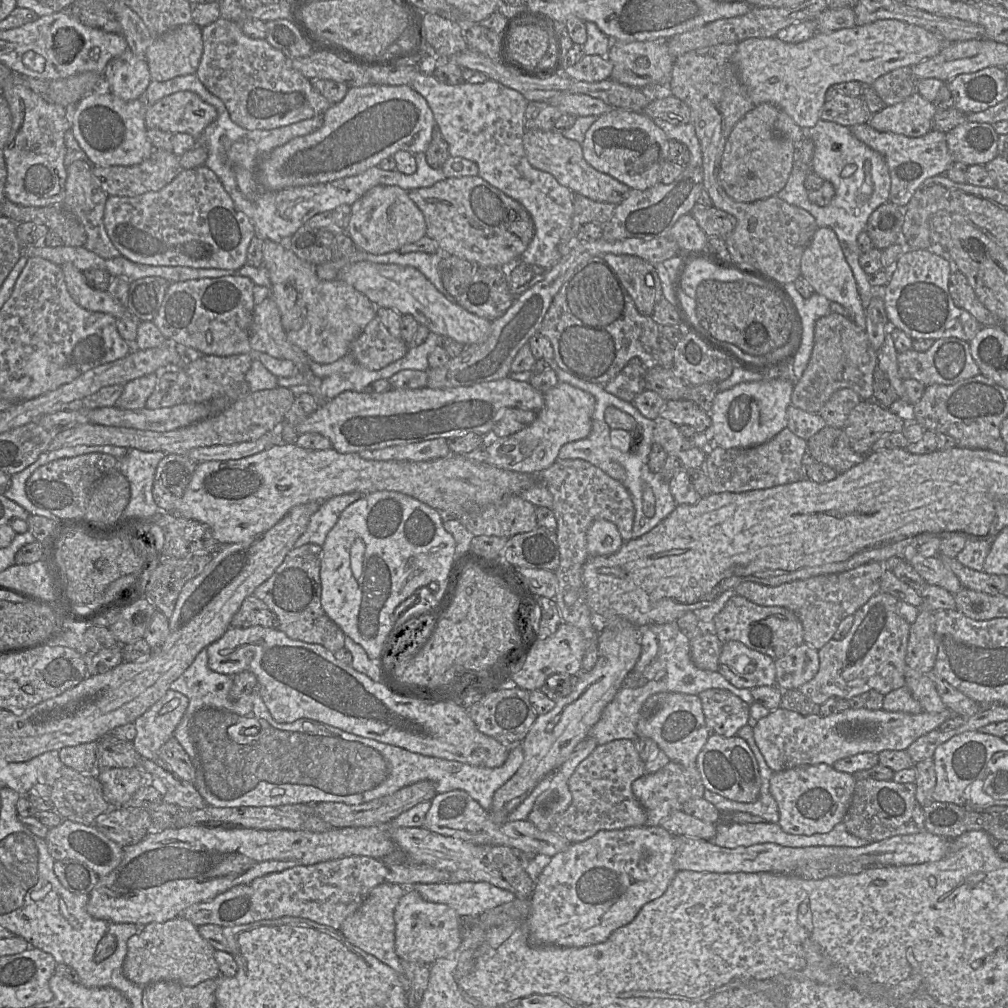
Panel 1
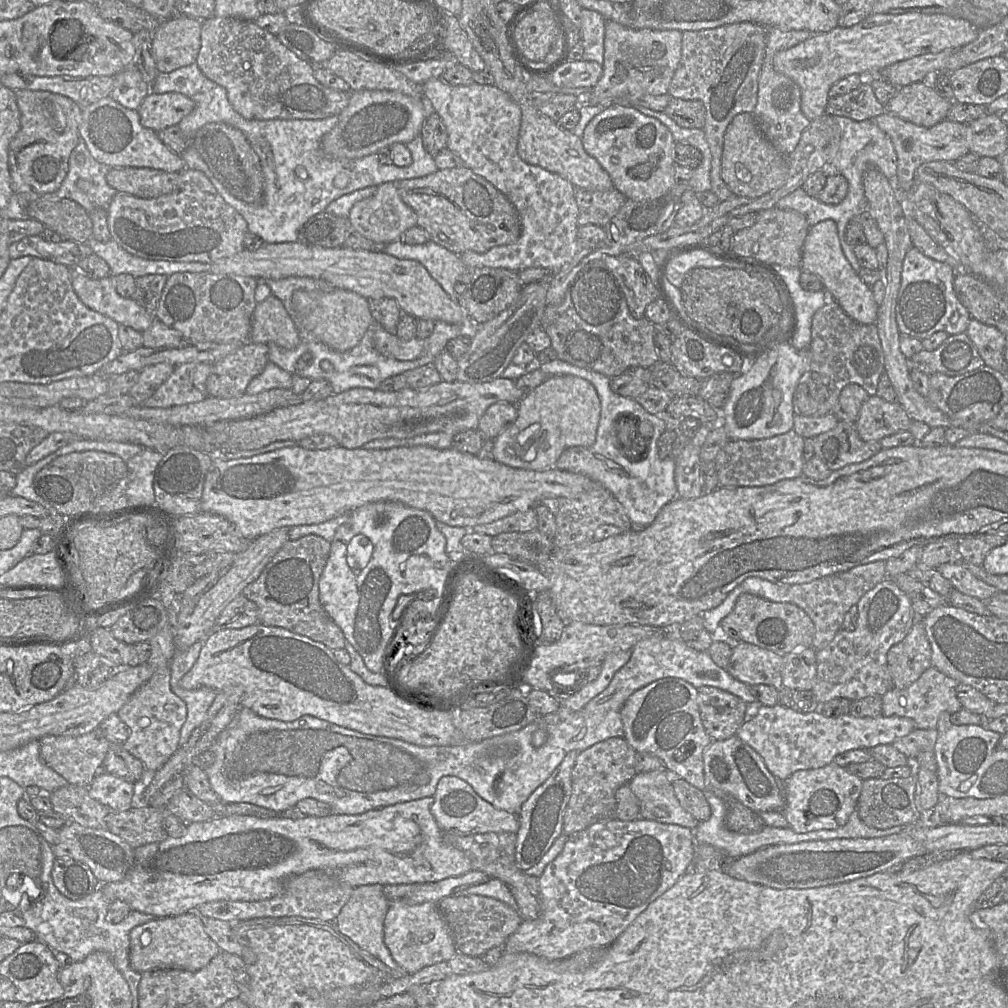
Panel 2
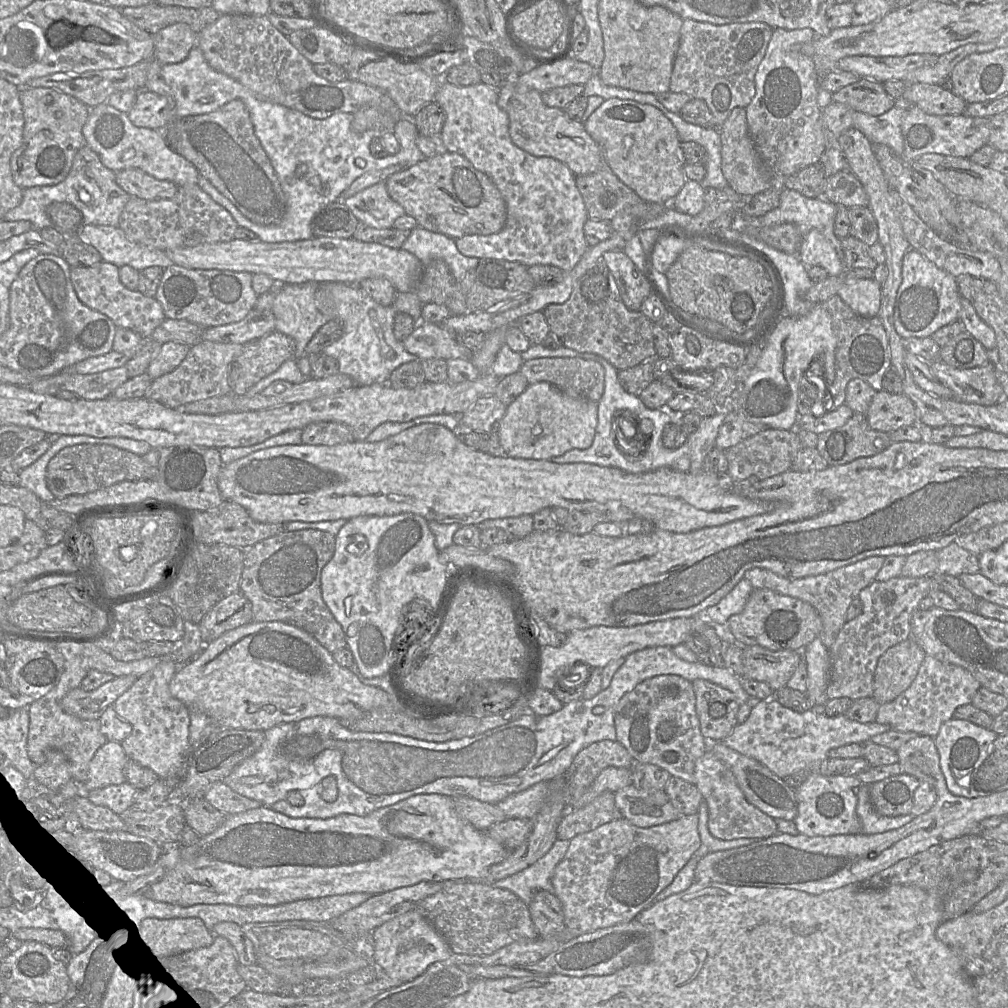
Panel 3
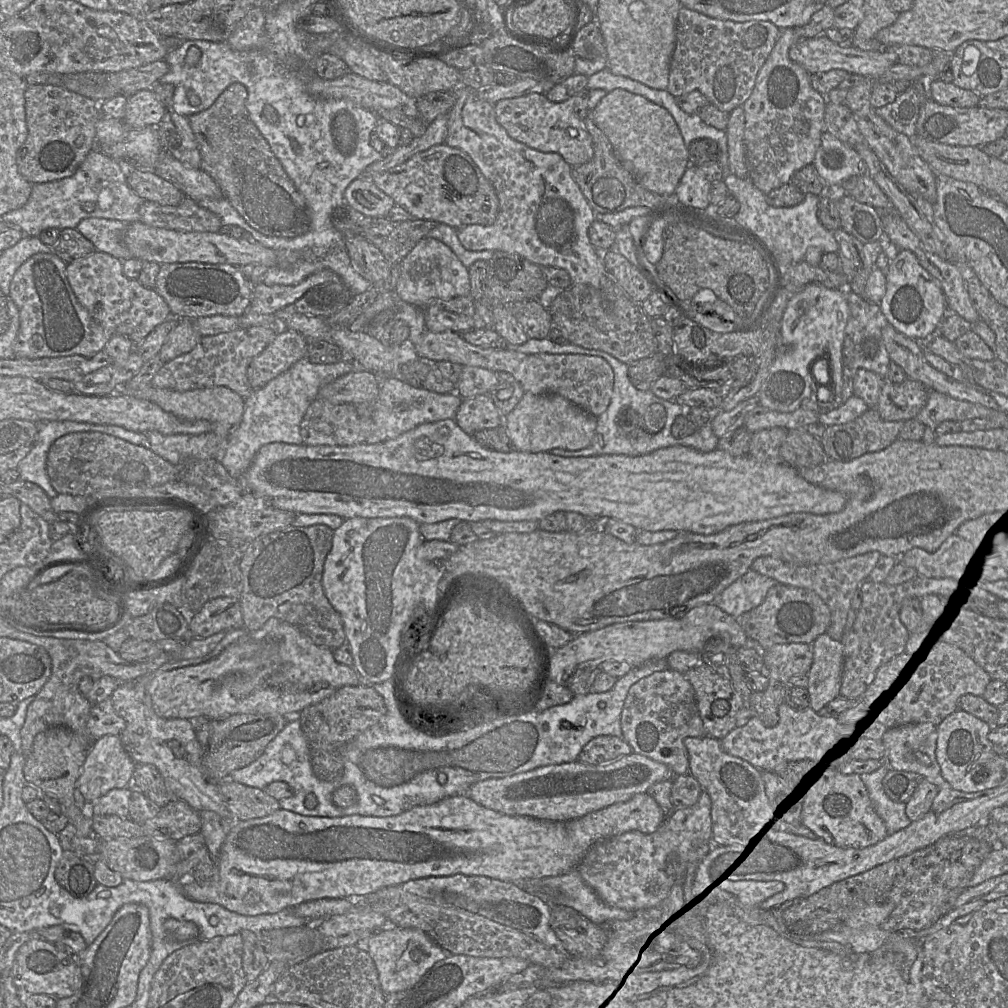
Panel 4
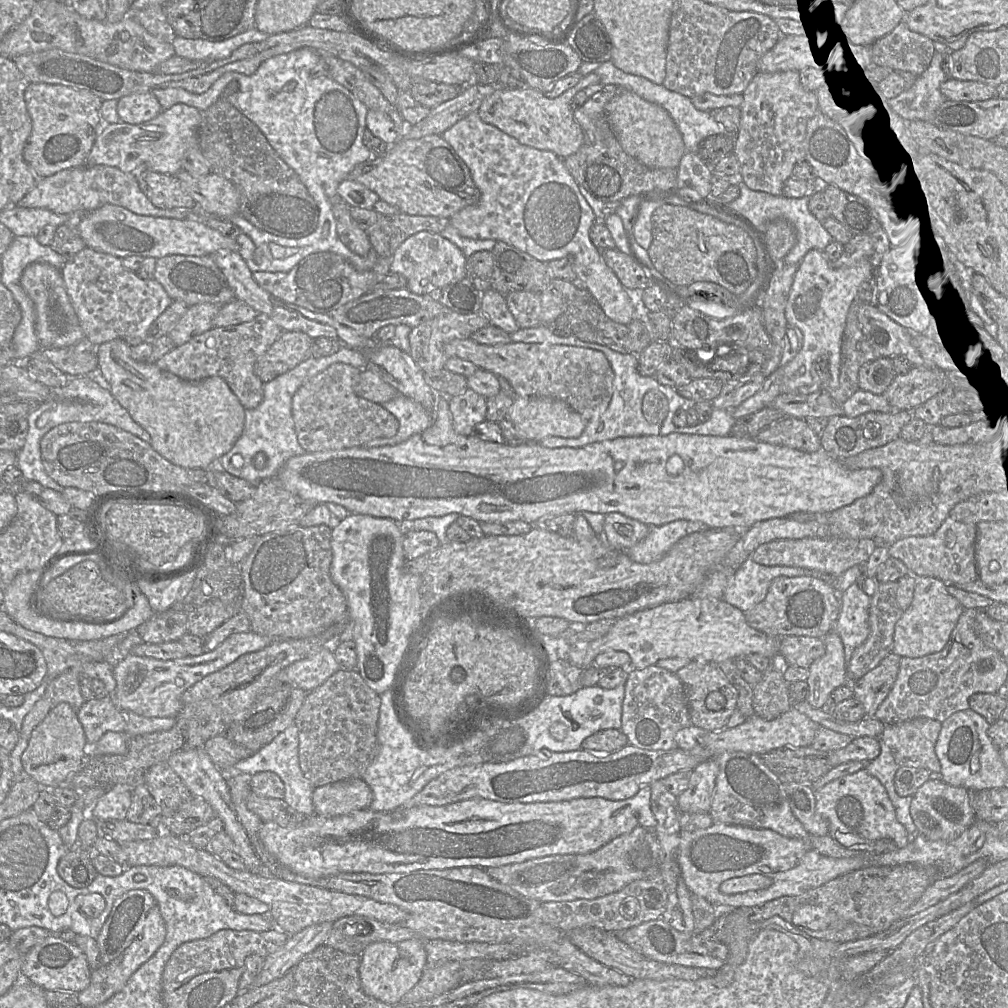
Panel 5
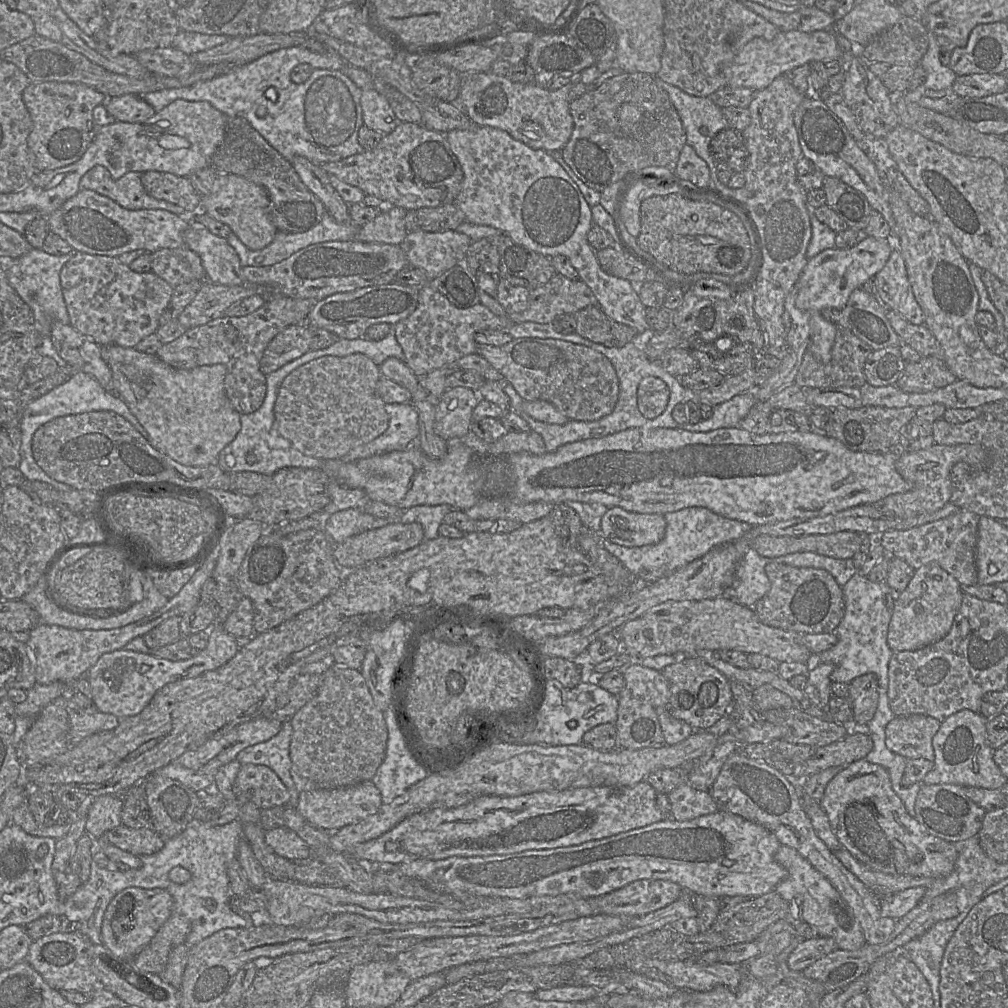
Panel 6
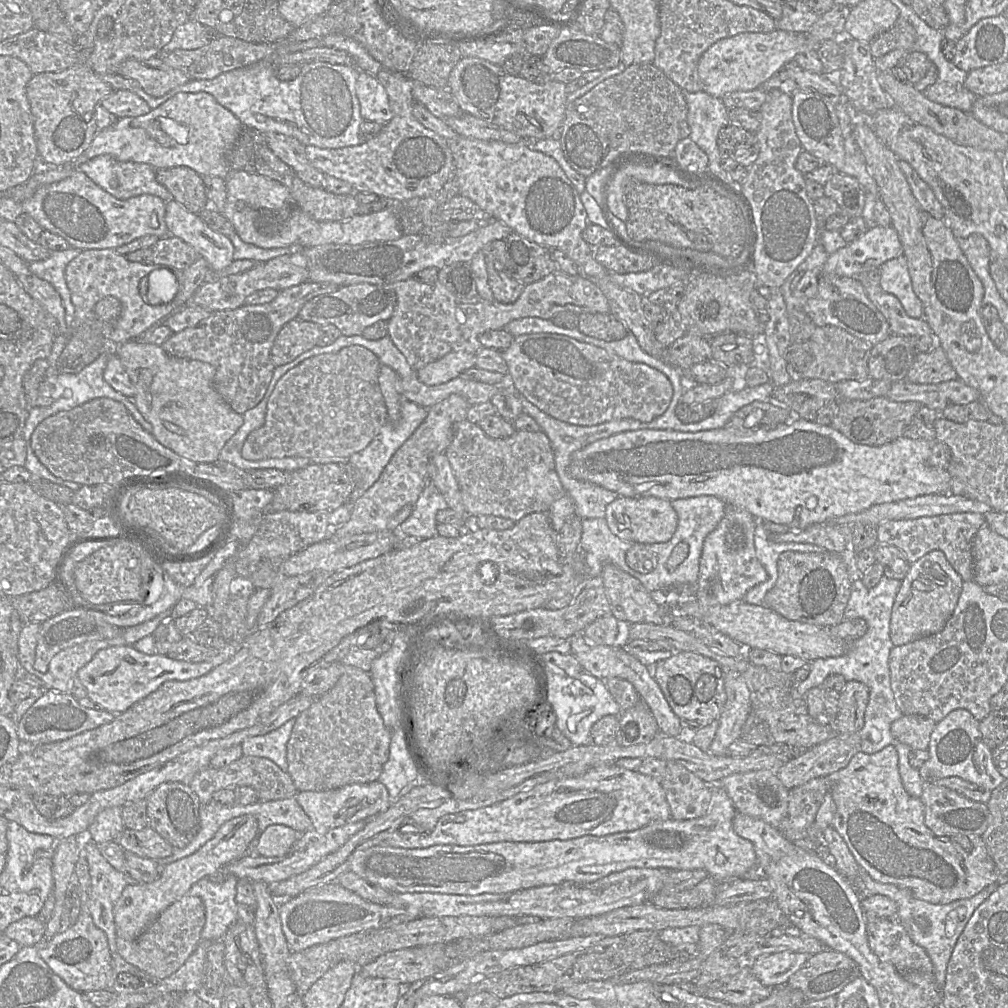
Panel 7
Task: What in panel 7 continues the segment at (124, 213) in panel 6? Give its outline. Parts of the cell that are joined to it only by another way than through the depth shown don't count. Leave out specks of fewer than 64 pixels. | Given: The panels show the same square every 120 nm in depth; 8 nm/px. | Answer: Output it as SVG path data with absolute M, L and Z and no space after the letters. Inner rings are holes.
M75 169L67 178L59 182L40 187L32 197L22 202L22 206L24 213L30 215L44 230L60 235L71 247L81 250L117 249L146 235L157 237L169 235L165 222L166 205L161 198L142 194L126 200L117 199L79 169Z

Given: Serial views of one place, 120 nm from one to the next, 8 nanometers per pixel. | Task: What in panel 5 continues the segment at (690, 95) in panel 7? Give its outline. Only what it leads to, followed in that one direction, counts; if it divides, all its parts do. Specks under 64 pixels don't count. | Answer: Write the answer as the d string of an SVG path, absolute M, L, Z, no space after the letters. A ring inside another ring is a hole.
M612 60L600 63L600 66L594 71L603 85L614 84L636 93L641 98L663 107L675 122L679 132L682 135L683 143L688 152L697 153L699 144L705 138L726 133L725 127L718 123L709 111L701 111L694 107L691 98L667 89L663 84L656 84L647 78L626 73L617 68Z

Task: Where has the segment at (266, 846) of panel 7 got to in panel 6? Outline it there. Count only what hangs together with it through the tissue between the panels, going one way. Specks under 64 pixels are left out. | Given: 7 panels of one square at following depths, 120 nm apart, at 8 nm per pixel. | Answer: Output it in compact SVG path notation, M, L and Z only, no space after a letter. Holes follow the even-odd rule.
M277 827L265 834L266 844L279 856L291 861L310 861L312 850L293 830Z

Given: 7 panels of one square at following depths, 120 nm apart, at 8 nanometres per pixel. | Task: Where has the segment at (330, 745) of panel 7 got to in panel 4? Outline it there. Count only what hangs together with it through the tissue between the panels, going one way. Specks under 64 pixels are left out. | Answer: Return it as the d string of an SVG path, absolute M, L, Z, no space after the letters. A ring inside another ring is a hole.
M368 683L343 686L322 701L304 708L298 715L301 729L311 748L315 775L323 780L338 779L343 772L344 747L386 713L383 697Z

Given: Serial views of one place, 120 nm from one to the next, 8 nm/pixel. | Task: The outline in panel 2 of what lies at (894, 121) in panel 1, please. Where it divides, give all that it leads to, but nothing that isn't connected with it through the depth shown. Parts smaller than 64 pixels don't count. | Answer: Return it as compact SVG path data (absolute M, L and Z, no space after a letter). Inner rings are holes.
M922 81L899 87L898 93L884 105L889 112L918 126L932 127L946 119L955 102L939 96Z

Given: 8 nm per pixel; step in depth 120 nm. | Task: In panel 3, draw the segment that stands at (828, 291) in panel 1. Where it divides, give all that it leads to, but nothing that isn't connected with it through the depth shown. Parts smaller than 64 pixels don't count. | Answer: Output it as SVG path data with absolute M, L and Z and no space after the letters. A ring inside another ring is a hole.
M815 228L803 237L798 256L807 268L821 266L829 276L839 276L844 271L833 245ZM869 278L844 284L837 294L855 313L871 318L879 315L881 292L881 284Z

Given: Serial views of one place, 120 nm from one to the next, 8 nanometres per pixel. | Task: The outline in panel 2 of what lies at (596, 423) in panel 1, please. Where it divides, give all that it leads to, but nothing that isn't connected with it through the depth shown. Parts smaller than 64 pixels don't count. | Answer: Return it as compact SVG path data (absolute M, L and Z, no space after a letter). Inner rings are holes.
M560 359L542 364L540 369L547 375L571 375L587 380L595 387L601 403L600 421L594 444L589 447L568 448L561 454L554 467L579 473L595 482L600 482L623 505L633 528L649 526L666 504L679 498L675 481L676 461L670 457L661 459L658 455L657 442L661 434L666 431L664 420L647 412L637 400L614 393L610 388L611 378L601 373L569 364ZM617 414L628 416L625 419L632 420L635 429L639 421L650 422L654 429L649 444L645 445L644 442L644 445L630 446L636 451L629 451L628 458L624 455L618 439L617 421L613 421Z

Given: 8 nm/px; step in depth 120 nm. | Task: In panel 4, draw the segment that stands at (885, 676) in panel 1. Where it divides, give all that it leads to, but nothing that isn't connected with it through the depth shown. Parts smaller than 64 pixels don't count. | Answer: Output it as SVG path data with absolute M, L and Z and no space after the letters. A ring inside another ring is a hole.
M917 575L913 579L897 585L888 585L884 582L876 583L865 580L859 591L862 597L861 607L857 611L856 620L849 631L846 631L841 639L844 647L844 669L840 687L840 695L851 698L860 699L860 695L865 690L876 670L894 655L904 651L909 630L900 620L900 608L903 601L907 598L922 598L928 594L950 594L962 597L970 602L981 599L992 599L984 589L982 589L974 580L965 580L957 577L941 576L941 577L925 577Z

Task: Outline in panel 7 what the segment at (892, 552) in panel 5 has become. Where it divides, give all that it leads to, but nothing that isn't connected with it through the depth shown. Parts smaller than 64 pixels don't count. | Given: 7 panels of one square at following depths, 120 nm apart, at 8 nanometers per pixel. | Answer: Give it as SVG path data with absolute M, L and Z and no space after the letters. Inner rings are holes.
M973 512L892 520L878 525L877 540L879 544L899 548L911 564L931 551L940 550L945 554L948 562L962 577L963 581L970 581L974 580L973 540L984 524L984 516Z

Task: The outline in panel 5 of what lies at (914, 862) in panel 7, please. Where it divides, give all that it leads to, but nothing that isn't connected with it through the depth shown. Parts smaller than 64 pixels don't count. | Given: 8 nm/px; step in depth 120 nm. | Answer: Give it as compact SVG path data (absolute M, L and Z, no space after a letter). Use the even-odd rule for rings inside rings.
M866 769L827 783L815 790L815 798L816 812L828 823L828 835L846 848L882 853L902 849L912 840L912 836L896 819L886 789Z

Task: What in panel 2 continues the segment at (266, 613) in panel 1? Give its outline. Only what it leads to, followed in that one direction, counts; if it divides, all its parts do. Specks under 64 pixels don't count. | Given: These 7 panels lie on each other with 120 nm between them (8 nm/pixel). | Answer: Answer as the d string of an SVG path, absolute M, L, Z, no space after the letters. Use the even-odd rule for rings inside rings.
M240 594L221 612L215 622L215 630L240 629L258 622L257 604Z

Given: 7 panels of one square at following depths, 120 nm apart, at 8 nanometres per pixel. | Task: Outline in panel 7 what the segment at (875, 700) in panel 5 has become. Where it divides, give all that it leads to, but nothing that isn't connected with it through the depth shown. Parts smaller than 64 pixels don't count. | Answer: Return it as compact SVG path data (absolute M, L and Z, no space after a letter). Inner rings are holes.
M848 681L839 693L837 715L830 719L835 734L852 734L864 727L869 688L859 681Z

